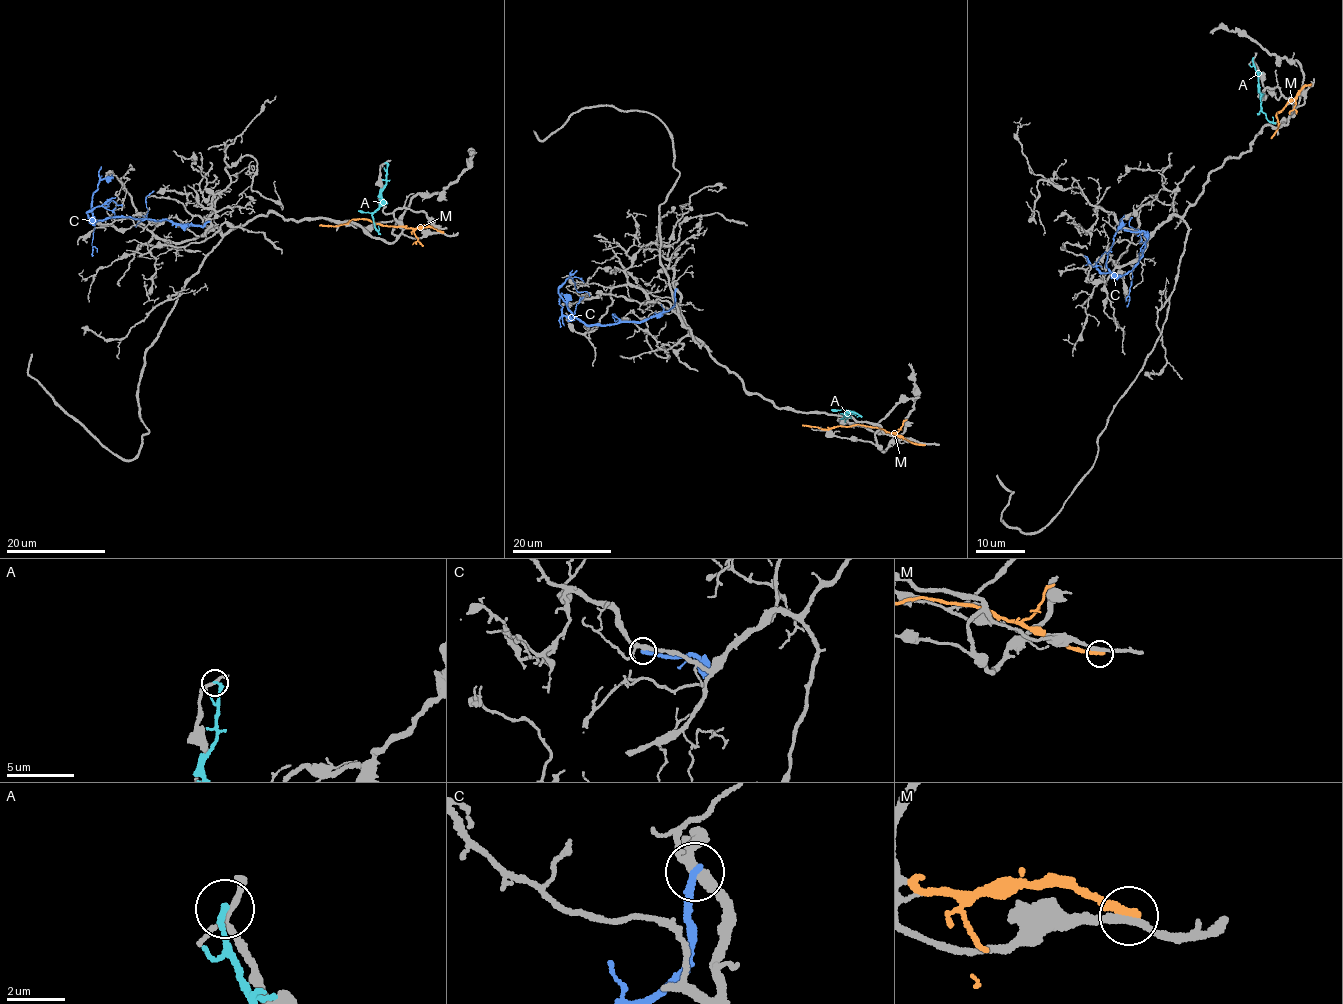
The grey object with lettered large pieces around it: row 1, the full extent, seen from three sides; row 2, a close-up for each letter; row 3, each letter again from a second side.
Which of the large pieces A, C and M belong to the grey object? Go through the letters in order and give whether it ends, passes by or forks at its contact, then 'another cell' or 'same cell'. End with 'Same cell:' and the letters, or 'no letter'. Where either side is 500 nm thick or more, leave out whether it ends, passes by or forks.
A: it ends; another cell
C: it ends; another cell
M: it ends; another cell
Same cell: no letter

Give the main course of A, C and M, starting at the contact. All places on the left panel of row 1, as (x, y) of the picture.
A: (385, 163), (386, 185), (382, 192), (382, 205), (372, 216), (378, 231), (378, 225)
C: (208, 221), (202, 227), (167, 220), (129, 217), (107, 217), (91, 222), (92, 194), (97, 189), (100, 166)
M: (441, 232), (427, 226), (376, 224), (359, 218), (344, 224), (319, 225)

